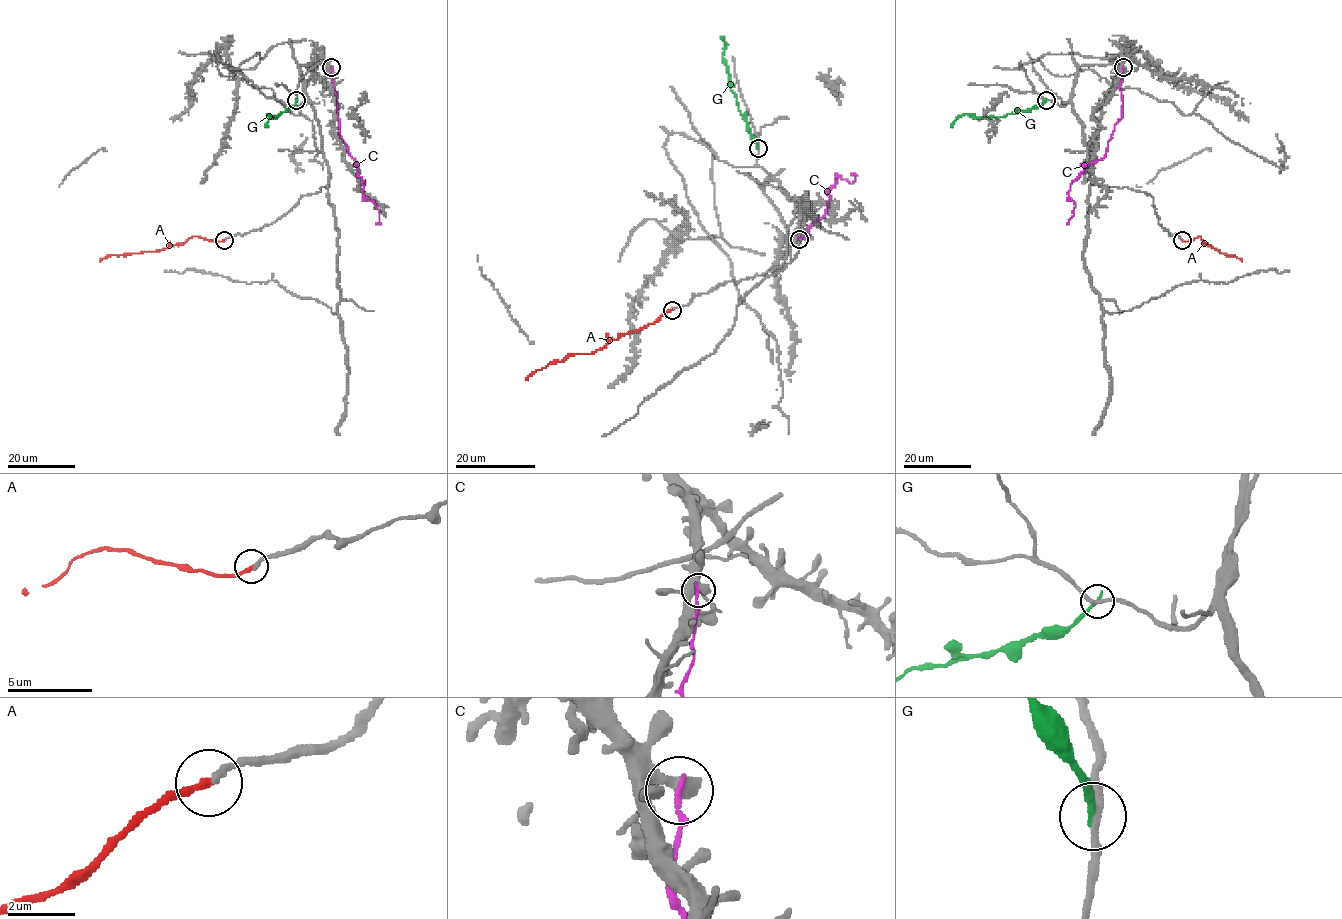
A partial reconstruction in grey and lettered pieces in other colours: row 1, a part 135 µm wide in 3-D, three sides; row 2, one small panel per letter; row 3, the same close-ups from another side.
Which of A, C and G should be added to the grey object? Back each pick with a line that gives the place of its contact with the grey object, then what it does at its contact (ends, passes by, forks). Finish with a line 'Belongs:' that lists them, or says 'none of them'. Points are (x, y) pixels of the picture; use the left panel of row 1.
A: Touches grey at (224, 240). It ends there
Belongs: A

